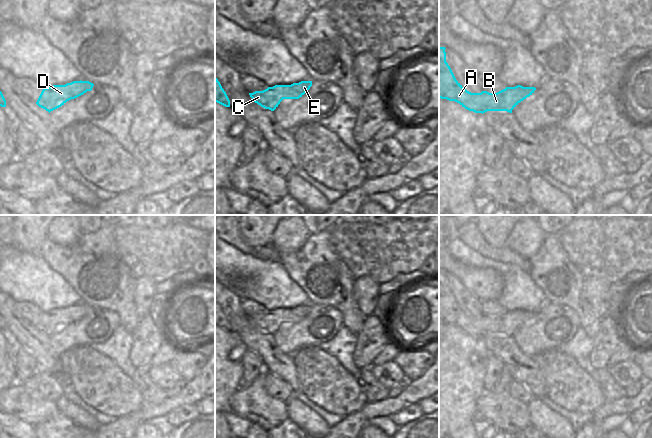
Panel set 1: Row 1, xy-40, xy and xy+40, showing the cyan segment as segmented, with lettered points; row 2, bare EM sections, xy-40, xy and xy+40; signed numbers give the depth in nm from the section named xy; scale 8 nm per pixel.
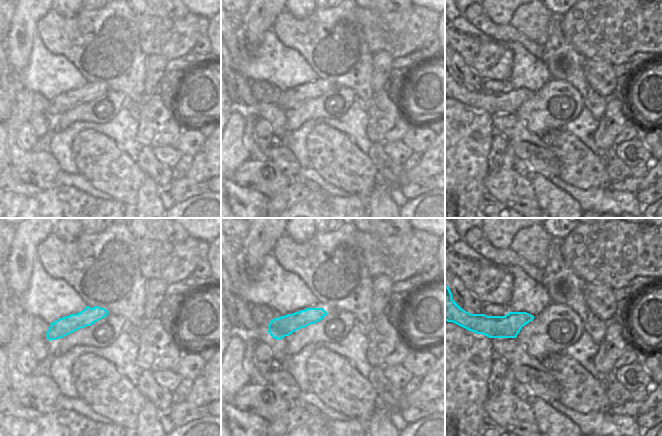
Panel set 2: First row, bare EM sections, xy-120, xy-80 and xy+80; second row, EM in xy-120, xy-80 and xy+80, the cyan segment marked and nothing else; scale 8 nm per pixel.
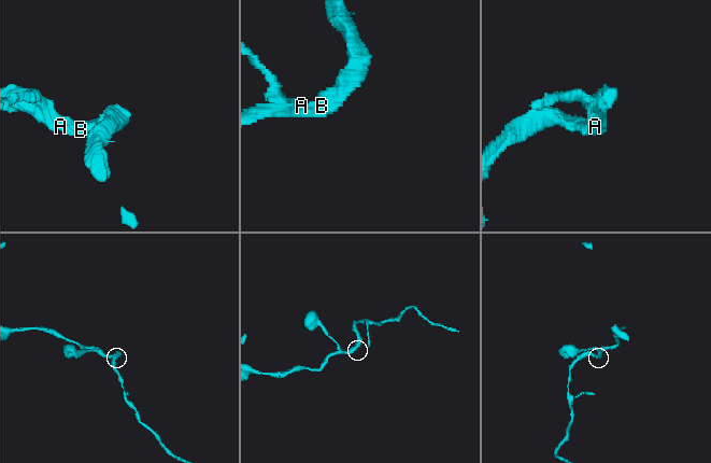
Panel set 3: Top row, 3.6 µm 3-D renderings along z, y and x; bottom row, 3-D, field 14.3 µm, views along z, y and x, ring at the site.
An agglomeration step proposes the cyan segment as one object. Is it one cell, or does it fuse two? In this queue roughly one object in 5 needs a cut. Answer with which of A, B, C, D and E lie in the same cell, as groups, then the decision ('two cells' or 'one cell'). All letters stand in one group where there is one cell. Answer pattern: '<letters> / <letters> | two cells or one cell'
A B C D E | one cell

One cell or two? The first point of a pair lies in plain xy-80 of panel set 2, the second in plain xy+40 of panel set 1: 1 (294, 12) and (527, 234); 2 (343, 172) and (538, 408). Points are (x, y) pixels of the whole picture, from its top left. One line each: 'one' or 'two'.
1: one
2: two

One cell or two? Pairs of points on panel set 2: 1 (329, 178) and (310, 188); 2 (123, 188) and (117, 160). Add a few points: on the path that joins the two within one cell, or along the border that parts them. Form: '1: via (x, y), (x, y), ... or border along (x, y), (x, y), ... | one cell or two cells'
1: border along (301, 168), (317, 185), (337, 196) | two cells
2: via (122, 181), (117, 174), (117, 167) | one cell

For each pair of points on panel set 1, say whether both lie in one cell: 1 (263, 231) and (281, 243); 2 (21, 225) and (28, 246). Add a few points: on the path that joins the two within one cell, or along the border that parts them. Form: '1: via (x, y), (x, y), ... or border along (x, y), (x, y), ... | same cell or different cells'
1: border along (277, 225), (272, 234), (271, 244) | different cells
2: via (22, 230), (27, 235), (28, 241) | same cell

